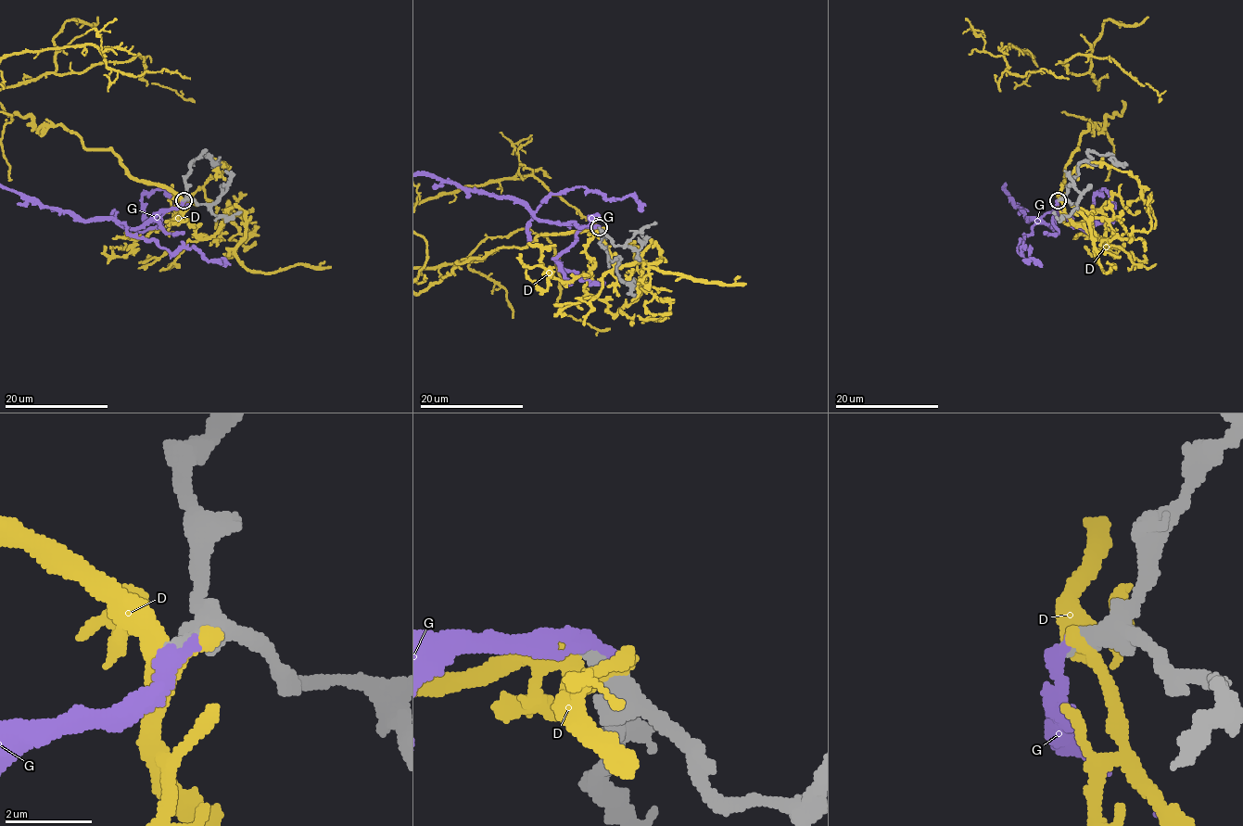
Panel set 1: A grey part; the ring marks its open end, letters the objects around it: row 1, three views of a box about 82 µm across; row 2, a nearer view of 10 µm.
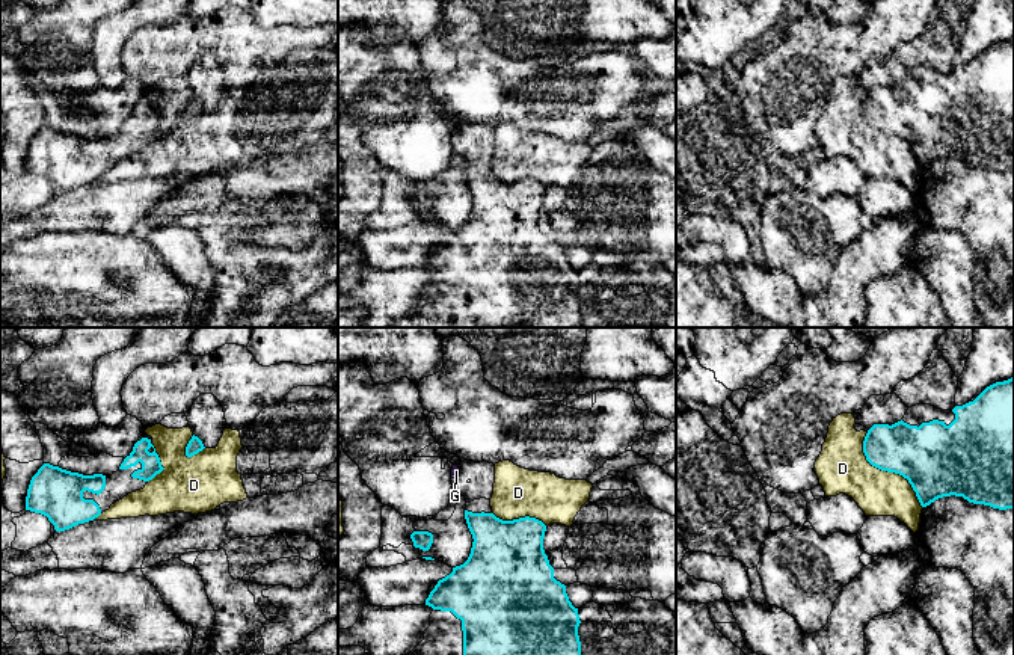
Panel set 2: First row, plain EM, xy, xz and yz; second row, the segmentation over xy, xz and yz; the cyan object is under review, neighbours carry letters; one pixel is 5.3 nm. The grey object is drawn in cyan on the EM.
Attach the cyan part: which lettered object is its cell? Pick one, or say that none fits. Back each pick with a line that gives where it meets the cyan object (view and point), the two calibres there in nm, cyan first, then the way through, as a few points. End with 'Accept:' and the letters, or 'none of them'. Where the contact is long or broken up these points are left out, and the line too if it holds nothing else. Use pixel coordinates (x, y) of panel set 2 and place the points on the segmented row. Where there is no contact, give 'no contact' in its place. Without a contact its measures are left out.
G: no contact
Accept: G

